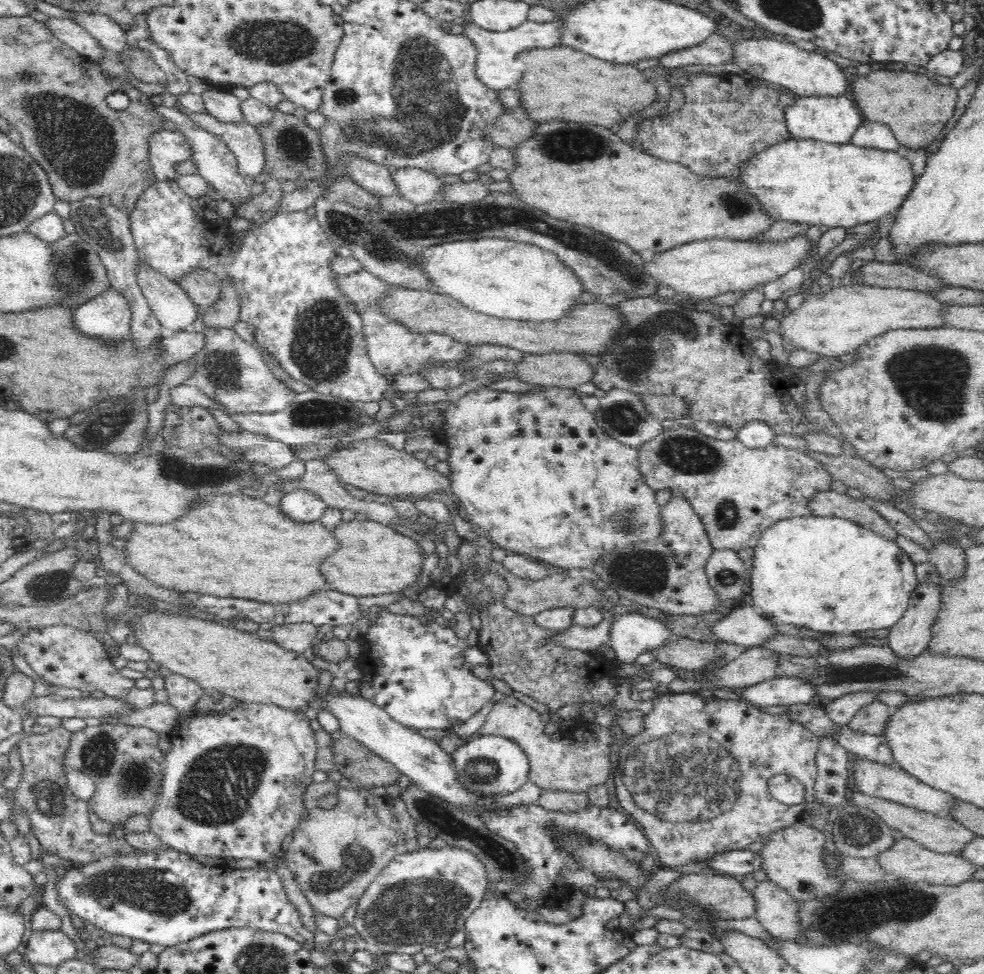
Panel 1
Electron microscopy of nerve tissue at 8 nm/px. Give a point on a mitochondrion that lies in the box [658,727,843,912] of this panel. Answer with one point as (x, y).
(809, 891)

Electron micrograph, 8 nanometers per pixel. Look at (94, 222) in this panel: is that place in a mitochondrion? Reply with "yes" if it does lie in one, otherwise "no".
yes

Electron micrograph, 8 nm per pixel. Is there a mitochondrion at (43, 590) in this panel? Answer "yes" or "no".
yes

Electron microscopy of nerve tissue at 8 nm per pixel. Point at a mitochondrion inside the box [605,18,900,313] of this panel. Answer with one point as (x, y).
(737, 205)

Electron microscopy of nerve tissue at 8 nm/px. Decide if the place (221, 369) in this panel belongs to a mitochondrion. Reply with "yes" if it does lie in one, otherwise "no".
yes

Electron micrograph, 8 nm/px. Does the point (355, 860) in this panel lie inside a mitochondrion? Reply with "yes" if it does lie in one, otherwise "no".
yes

